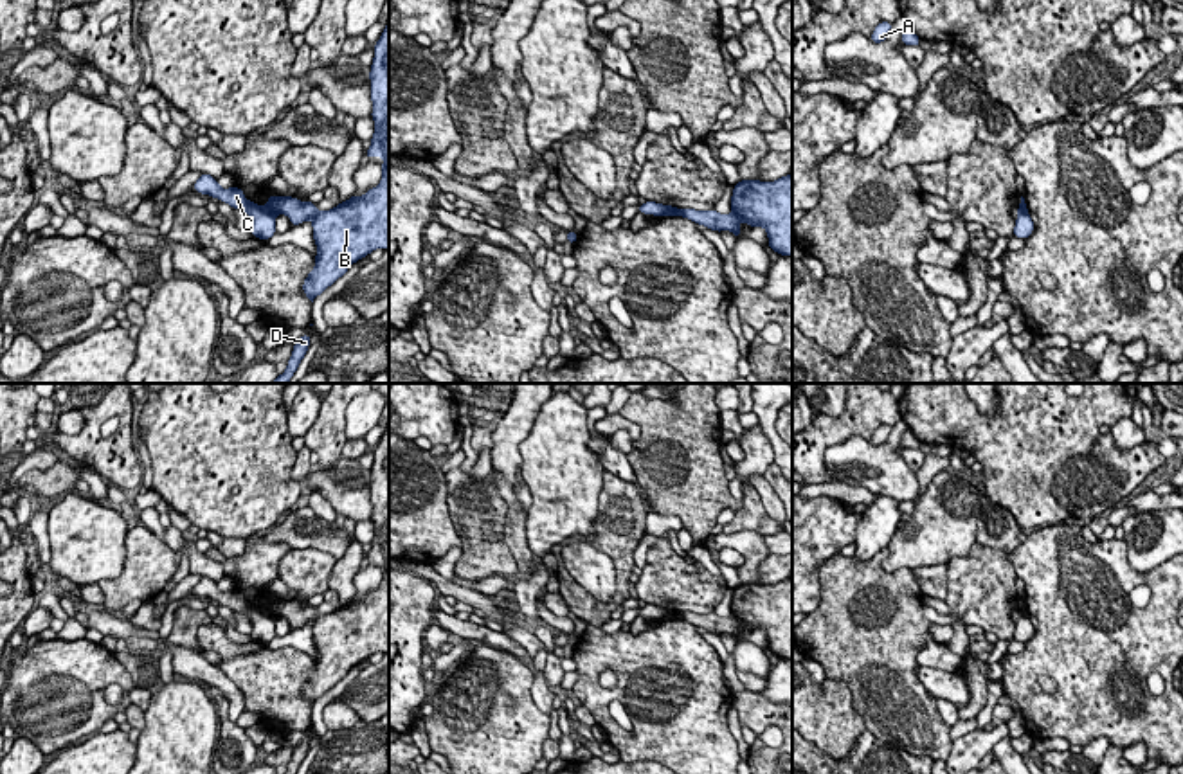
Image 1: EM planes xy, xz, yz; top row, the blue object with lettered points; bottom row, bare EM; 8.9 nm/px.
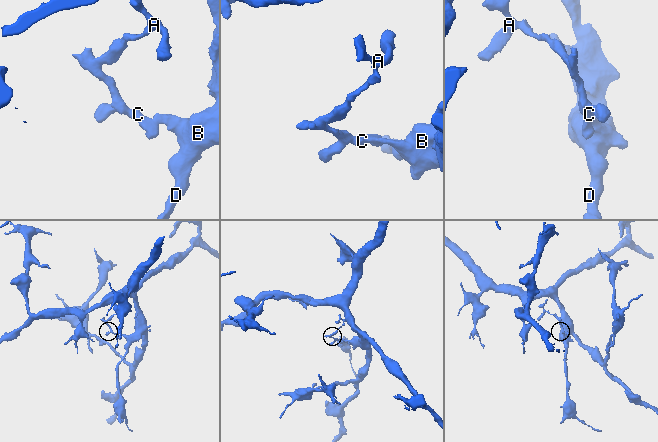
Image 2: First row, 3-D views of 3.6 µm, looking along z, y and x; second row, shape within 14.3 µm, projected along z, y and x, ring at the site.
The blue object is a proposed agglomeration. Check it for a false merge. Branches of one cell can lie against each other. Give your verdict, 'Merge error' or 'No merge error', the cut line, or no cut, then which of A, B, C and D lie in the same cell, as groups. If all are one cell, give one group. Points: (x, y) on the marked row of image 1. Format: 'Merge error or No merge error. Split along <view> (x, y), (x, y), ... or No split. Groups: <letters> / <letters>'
Merge error. Split along xy (265, 207), (274, 215). Groups: A C / B D

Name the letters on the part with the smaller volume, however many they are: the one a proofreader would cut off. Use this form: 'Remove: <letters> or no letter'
Remove: A, C

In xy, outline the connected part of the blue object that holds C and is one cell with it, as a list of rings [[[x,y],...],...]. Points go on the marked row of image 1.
[[[202,173],[193,189],[196,193],[218,198],[220,202],[229,203],[232,209],[245,211],[252,218],[250,234],[254,238],[270,239],[275,234],[275,214],[272,214],[266,207],[247,200],[239,187],[232,185],[229,189],[221,189],[216,178]]]

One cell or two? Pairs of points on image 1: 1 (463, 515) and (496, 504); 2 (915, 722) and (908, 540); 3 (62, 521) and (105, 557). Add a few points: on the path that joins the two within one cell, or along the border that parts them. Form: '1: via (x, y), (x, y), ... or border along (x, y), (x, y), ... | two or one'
1: via (470, 508), (474, 504), (488, 504) | one
2: border along (886, 548), (886, 571), (912, 571) | two
3: via (72, 524), (94, 548) | one

